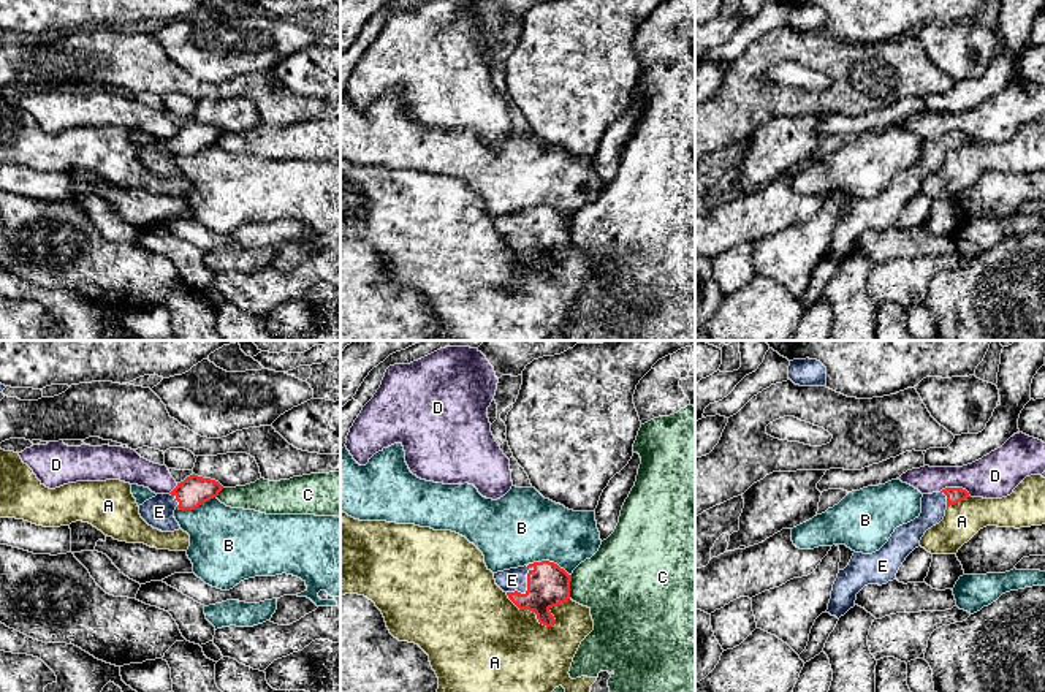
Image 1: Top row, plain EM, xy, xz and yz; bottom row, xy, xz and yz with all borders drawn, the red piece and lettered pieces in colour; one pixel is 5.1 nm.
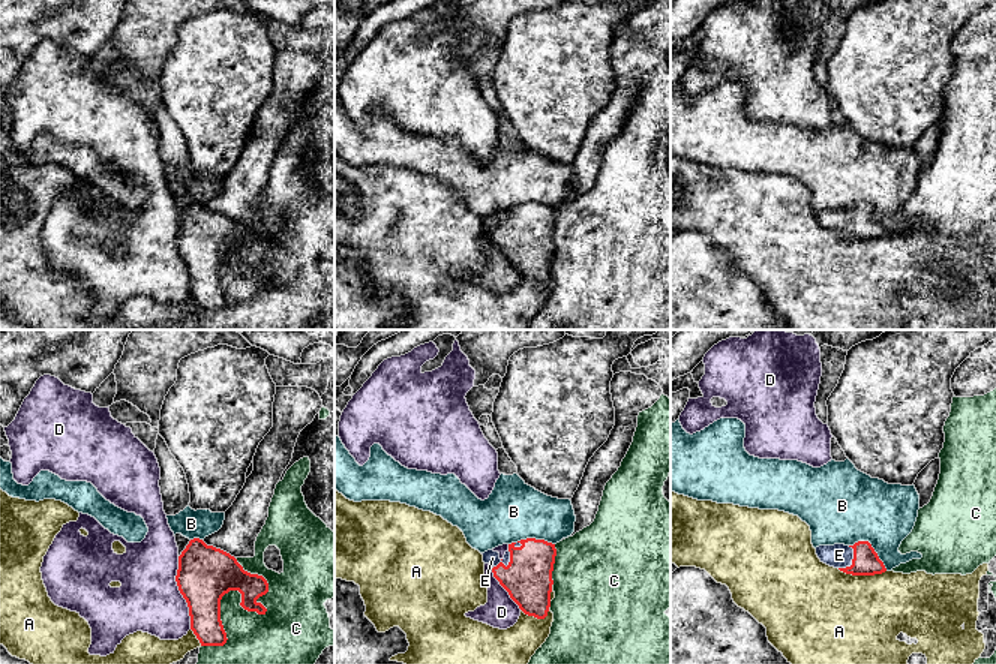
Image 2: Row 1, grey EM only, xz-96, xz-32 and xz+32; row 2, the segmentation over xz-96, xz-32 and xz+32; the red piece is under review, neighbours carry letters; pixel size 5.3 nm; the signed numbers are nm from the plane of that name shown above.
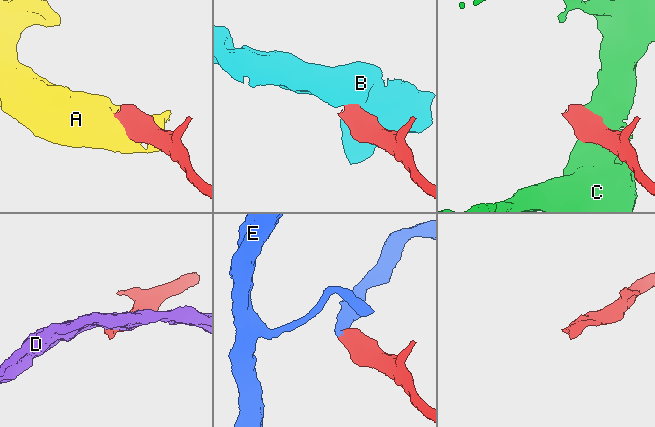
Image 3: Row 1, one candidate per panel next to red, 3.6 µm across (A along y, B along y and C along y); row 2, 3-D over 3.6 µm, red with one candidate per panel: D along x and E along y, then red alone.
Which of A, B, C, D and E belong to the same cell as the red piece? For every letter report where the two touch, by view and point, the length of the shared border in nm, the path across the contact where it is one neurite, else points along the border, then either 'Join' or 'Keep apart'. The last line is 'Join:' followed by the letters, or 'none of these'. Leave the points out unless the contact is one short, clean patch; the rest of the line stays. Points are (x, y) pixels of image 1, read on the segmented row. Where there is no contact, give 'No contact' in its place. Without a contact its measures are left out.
A: Touches red at xz (543, 624). Shared border 320 nm. Keep apart
B: Touches red at xz (548, 561). Shared border 240 nm. Boundary: xz (528, 564), (551, 561), (570, 575). Keep apart
C: Touches red at xz (569, 586). Shared border 120 nm. Keep apart
D: Touches red at yz (955, 488). Shared border 170 nm. Keep apart
E: Touches red at xz (528, 588). Shared border 190 nm. Path across: xz (548, 585), (528, 588), (512, 580). Join
Join: E

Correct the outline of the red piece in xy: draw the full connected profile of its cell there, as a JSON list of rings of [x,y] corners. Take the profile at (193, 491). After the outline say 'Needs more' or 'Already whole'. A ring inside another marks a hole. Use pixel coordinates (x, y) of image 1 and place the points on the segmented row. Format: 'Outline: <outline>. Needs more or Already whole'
Outline: [[[193,473],[177,483],[169,494],[157,494],[139,505],[139,515],[154,529],[174,532],[180,529],[174,518],[176,508],[195,510],[201,504],[217,497],[222,489],[223,486],[218,481]]]. Needs more

